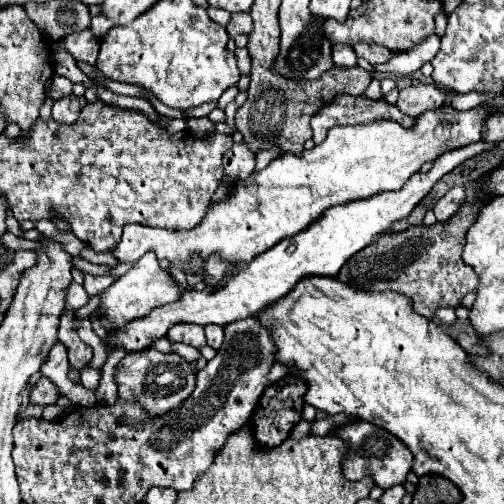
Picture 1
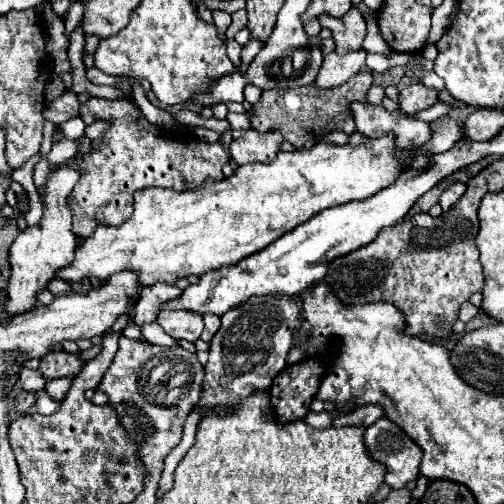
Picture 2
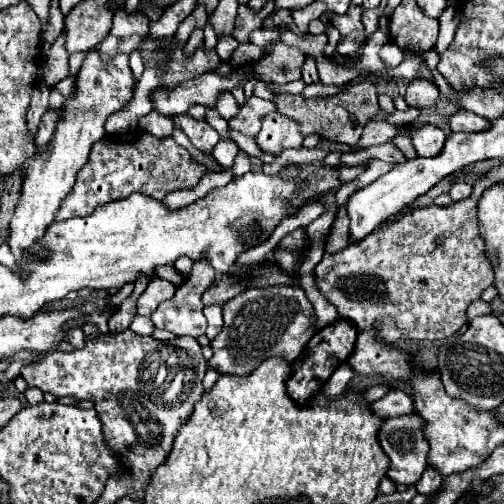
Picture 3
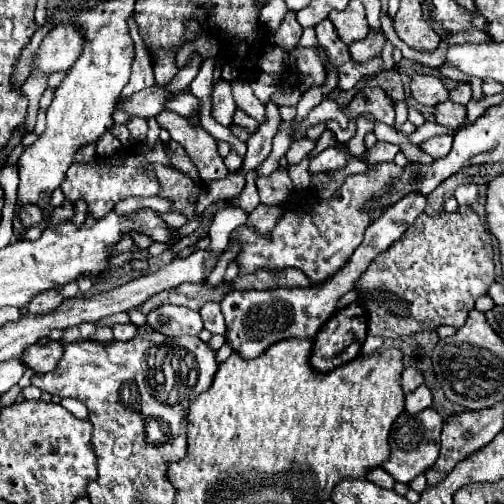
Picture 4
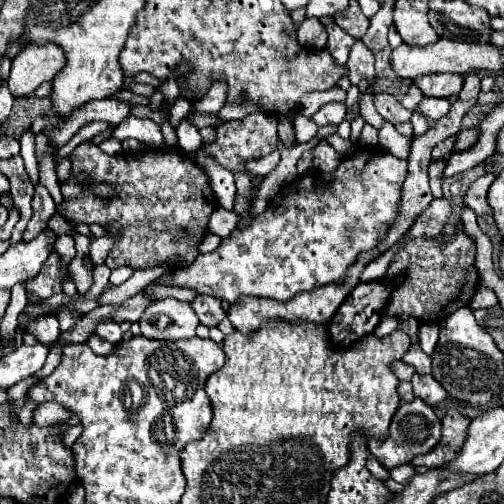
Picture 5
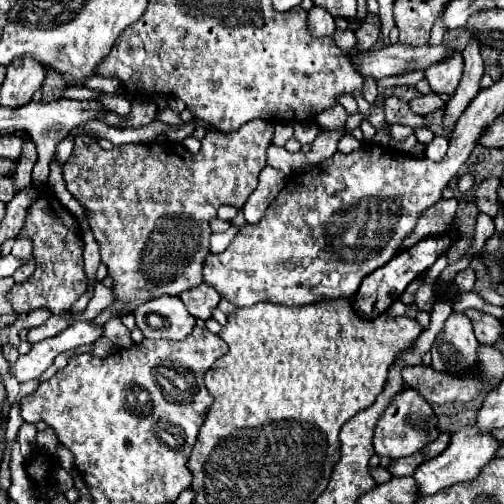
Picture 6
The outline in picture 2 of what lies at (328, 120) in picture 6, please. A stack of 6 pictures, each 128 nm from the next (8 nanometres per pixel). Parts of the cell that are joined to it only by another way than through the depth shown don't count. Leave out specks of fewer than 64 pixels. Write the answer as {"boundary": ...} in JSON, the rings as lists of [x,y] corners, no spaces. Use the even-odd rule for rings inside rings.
{"boundary":[[[244,132],[238,140],[232,142],[230,154],[236,160],[236,164],[248,164],[248,162],[268,162],[274,160],[280,152],[284,138],[278,132]]]}

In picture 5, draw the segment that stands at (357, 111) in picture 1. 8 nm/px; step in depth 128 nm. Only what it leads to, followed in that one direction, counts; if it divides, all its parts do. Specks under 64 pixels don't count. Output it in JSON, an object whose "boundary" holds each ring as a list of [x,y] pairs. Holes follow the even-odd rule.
{"boundary":[[[454,138],[442,140],[442,142],[436,144],[436,148],[432,150],[432,158],[434,158],[434,160],[446,160],[446,158],[452,154],[452,148],[454,148]]]}

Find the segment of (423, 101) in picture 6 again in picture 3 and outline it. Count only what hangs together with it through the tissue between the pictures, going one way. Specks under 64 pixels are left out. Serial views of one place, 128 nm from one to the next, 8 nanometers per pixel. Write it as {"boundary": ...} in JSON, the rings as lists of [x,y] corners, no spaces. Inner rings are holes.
{"boundary":[[[458,110],[448,118],[448,124],[452,132],[480,132],[490,126],[490,120],[468,110]]]}

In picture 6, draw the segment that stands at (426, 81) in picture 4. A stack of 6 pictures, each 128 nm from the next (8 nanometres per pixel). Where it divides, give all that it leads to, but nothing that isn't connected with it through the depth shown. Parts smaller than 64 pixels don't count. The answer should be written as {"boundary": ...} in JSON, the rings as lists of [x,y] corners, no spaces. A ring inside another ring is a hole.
{"boundary":[[[456,50],[448,60],[442,60],[440,64],[432,64],[432,68],[426,68],[426,80],[432,86],[432,92],[444,92],[448,96],[454,94],[456,86],[460,84],[464,70],[462,52]]]}

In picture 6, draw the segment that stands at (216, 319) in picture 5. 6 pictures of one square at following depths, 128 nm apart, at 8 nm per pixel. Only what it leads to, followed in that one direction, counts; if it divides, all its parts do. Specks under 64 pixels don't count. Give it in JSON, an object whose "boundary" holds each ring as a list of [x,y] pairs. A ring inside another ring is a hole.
{"boundary":[[[200,284],[196,288],[182,292],[180,300],[184,302],[184,306],[192,316],[208,320],[212,316],[210,314],[212,308],[216,308],[220,302],[220,294],[216,294],[216,288],[212,288],[210,284]]]}

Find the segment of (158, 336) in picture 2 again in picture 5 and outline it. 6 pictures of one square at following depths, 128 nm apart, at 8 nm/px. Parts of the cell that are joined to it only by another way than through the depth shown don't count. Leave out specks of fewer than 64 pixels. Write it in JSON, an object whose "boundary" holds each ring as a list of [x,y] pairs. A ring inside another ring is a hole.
{"boundary":[[[100,320],[100,324],[96,324],[92,336],[100,336],[102,340],[118,344],[122,340],[122,328],[114,320]]]}

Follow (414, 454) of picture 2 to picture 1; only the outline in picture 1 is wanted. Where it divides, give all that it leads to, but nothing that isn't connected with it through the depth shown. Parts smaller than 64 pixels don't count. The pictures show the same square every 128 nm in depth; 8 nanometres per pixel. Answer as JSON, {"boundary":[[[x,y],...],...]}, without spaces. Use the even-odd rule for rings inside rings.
{"boundary":[[[350,422],[344,428],[336,430],[334,434],[338,434],[342,440],[346,440],[350,444],[348,450],[348,458],[344,460],[344,474],[348,480],[360,480],[364,476],[372,476],[376,486],[380,488],[390,488],[394,484],[404,484],[408,472],[412,470],[412,452],[408,450],[408,446],[402,440],[396,440],[396,436],[392,436],[390,432],[384,432],[384,428],[376,428],[374,424],[368,422]]]}

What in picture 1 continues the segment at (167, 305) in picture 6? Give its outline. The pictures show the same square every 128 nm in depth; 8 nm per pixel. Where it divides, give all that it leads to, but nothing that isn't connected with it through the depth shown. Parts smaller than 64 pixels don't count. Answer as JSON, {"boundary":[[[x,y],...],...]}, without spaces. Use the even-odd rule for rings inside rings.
{"boundary":[[[176,324],[176,328],[168,330],[168,338],[174,342],[184,342],[194,348],[200,348],[206,344],[204,338],[204,328],[196,324]]]}

